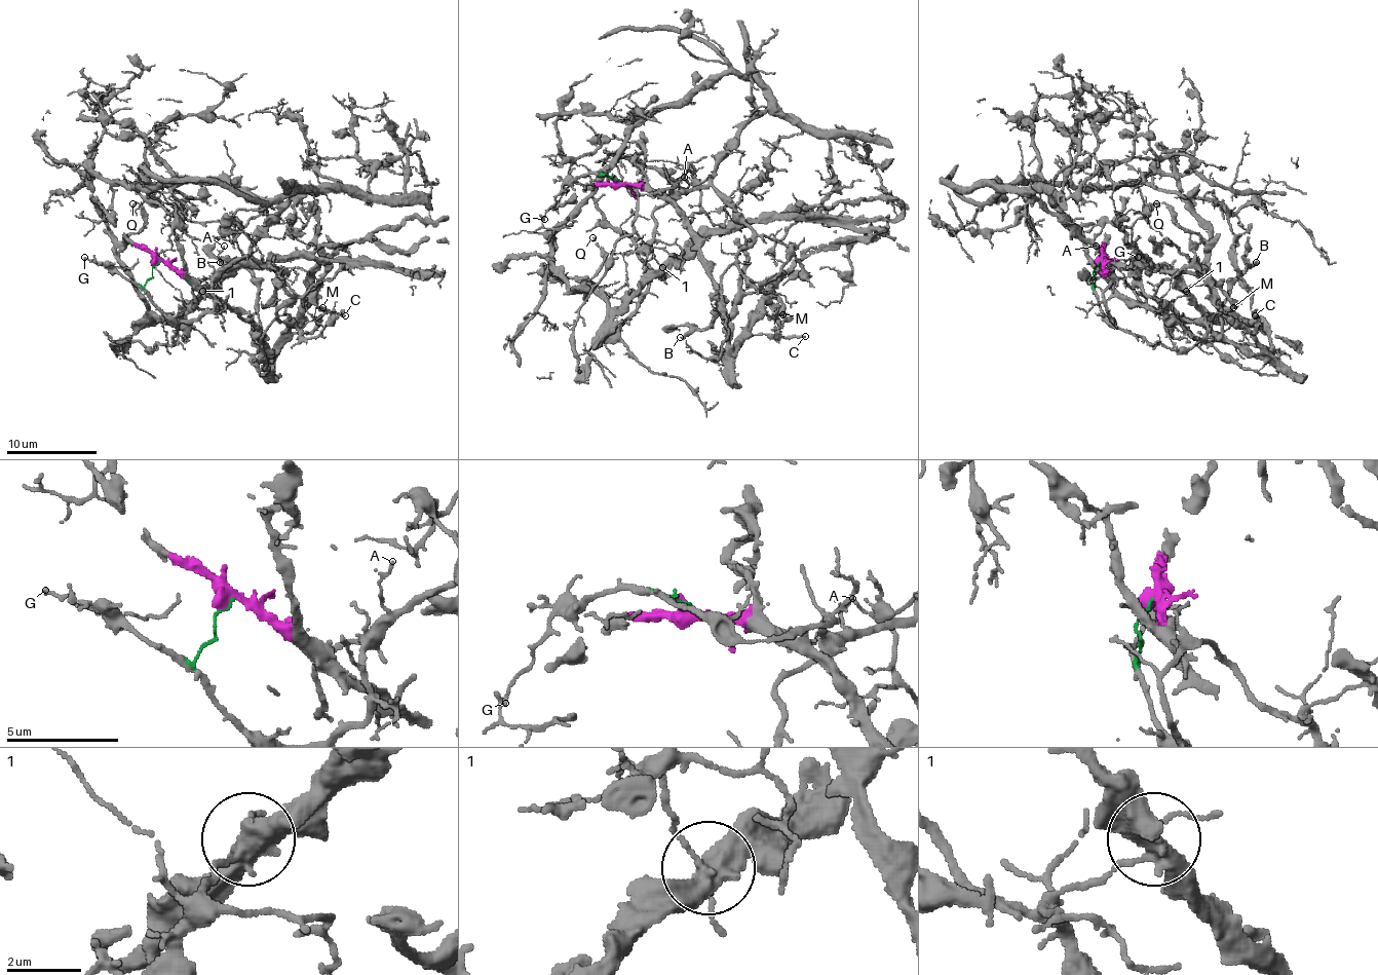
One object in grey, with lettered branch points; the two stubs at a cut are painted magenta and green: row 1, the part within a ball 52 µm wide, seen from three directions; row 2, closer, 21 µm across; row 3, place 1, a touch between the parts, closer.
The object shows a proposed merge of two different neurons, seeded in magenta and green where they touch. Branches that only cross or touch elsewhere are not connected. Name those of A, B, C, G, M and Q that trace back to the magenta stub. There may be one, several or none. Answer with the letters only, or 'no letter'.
B, C, M, Q

